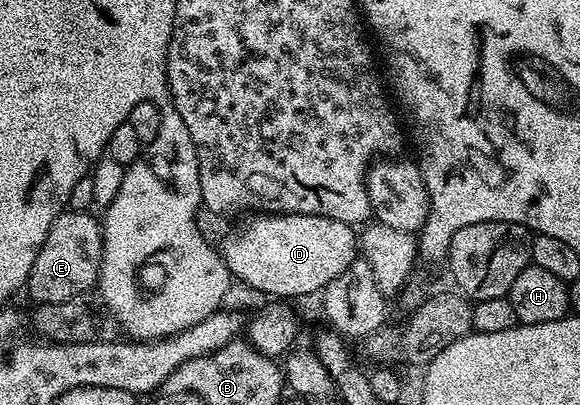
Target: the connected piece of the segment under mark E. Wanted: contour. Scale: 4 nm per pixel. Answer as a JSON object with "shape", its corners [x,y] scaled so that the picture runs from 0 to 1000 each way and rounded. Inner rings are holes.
{"shape":[[[110,519],[84,558],[84,578],[57,647],[57,667],[50,677],[43,704],[43,721],[60,738],[62,753],[81,748],[117,746],[121,738],[133,738],[150,726],[150,719],[162,714],[171,699],[171,659],[178,635],[178,565],[172,546],[159,536],[159,526],[128,523]]]}

